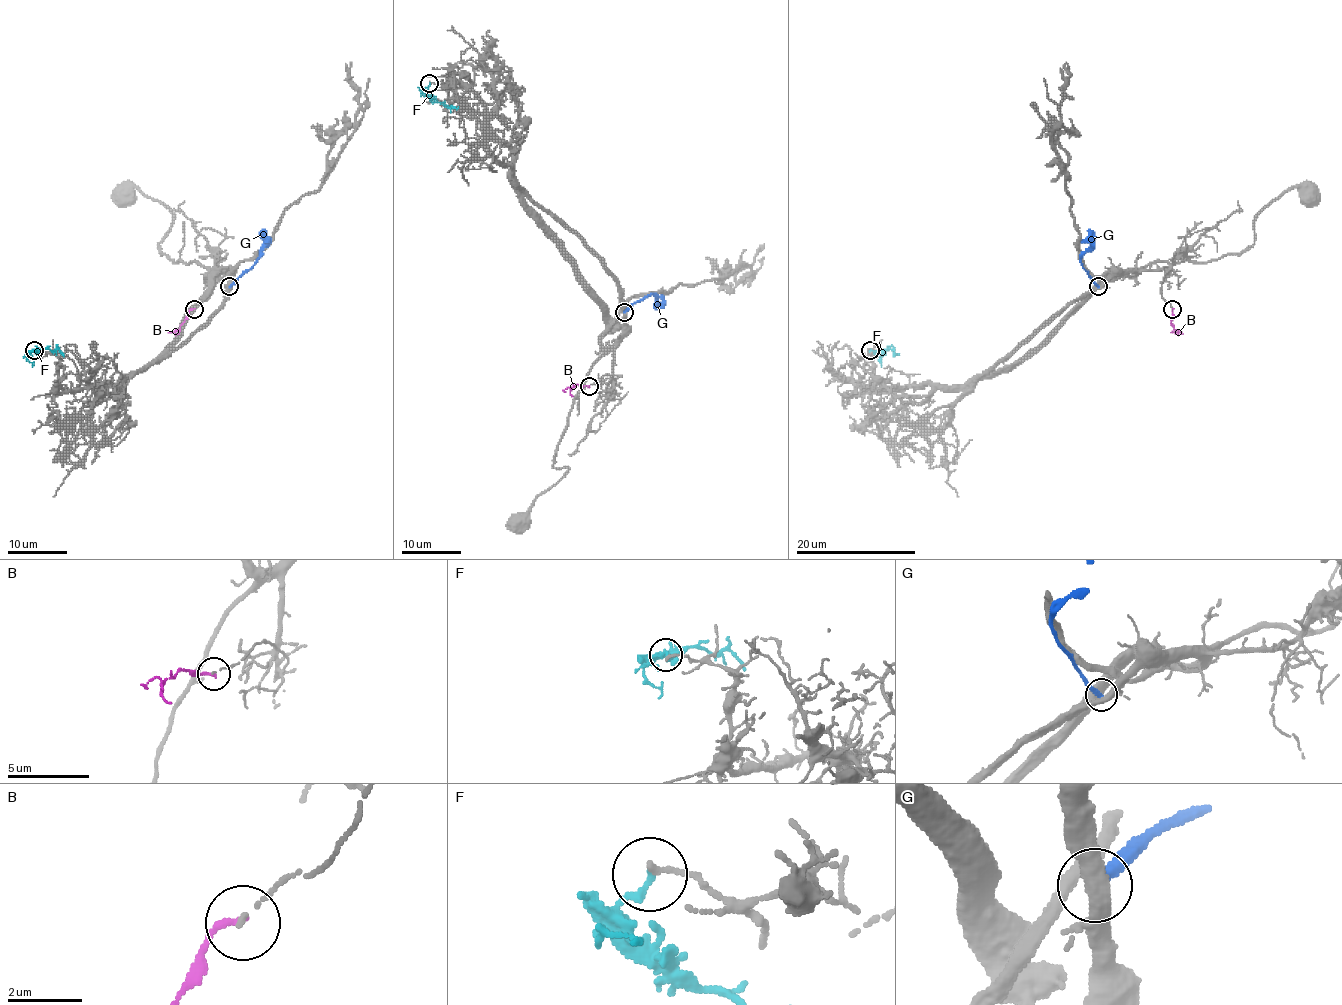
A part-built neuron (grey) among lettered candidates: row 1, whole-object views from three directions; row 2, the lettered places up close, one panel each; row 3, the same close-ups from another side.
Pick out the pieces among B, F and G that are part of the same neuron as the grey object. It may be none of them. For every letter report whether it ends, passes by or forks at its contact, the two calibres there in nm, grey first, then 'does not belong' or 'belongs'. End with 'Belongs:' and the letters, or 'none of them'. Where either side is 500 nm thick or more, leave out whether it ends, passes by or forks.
B: it ends | 90/170 nm | does not belong
F: it ends | 180/180 nm | does not belong
G: it ends | 360/280 nm | does not belong
Belongs: none of them

